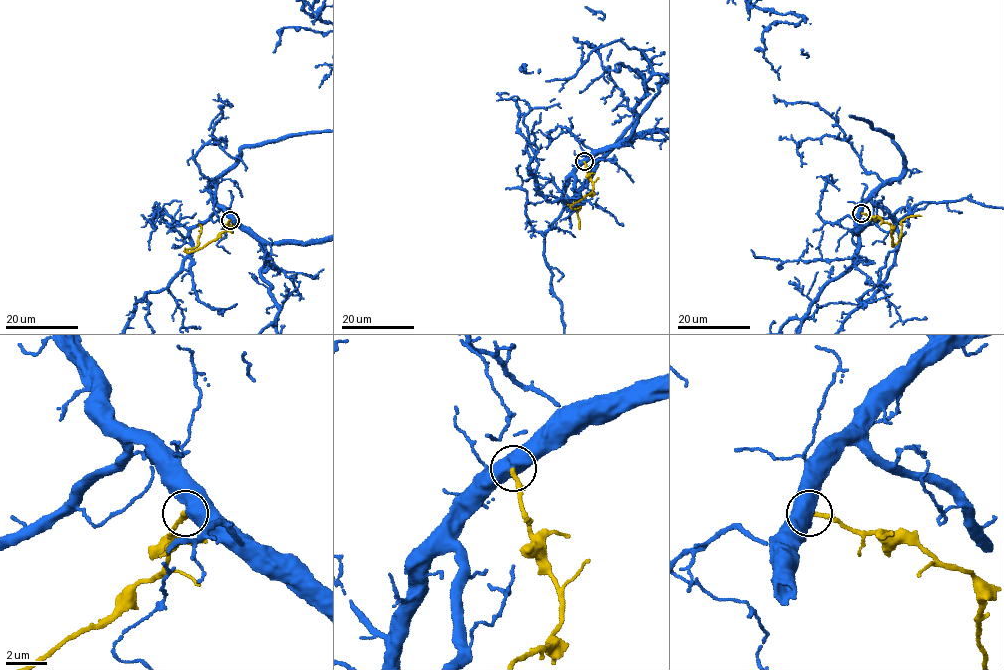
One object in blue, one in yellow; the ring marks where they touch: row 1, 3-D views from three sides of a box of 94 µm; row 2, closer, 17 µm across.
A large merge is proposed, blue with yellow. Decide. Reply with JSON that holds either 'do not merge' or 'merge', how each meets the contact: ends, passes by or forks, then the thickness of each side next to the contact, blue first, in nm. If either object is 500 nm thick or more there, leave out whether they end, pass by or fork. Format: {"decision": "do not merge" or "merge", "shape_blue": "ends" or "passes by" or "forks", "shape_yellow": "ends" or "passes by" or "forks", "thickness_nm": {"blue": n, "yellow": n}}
{"decision": "do not merge", "thickness_nm": {"blue": 750, "yellow": 220}}

